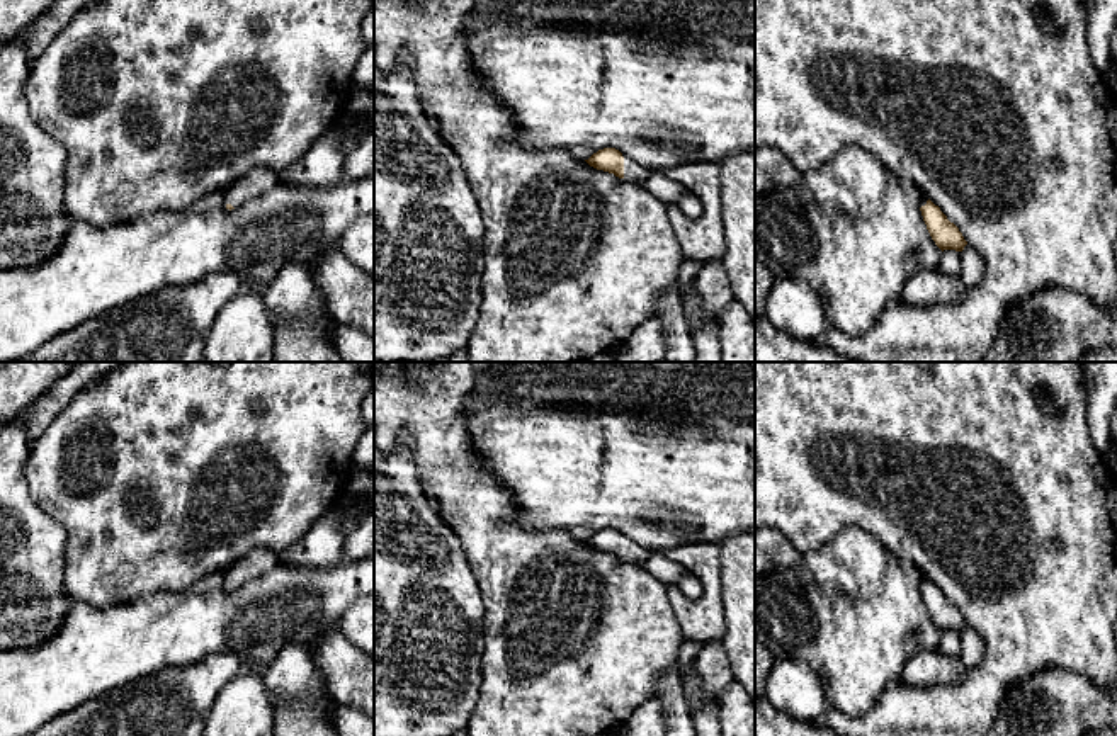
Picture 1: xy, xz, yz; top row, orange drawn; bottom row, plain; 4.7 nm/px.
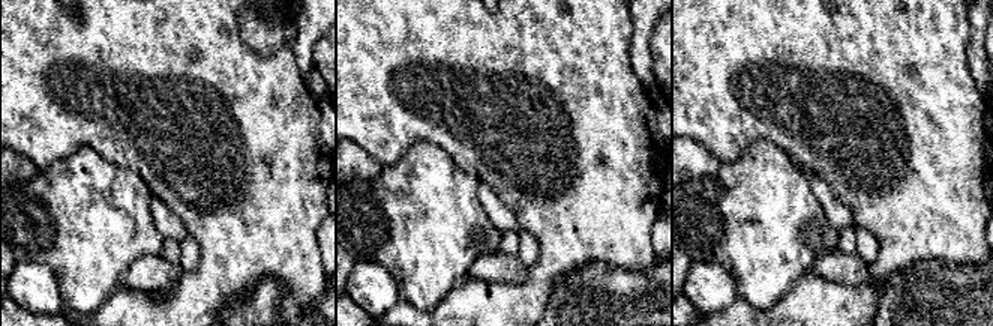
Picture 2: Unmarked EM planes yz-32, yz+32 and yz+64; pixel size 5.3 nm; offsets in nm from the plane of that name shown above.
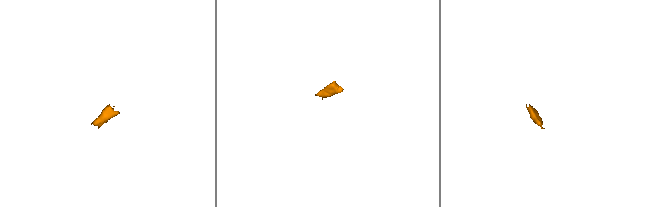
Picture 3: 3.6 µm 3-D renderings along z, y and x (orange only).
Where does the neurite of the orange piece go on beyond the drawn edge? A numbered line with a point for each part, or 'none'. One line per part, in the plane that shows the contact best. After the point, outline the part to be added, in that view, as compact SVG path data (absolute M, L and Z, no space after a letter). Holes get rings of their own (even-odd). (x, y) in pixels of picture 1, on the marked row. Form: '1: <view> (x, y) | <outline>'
1: xz (633, 170) | M624 156L624 180L639 182L649 177L651 170L643 167L641 163L634 161L632 158Z

